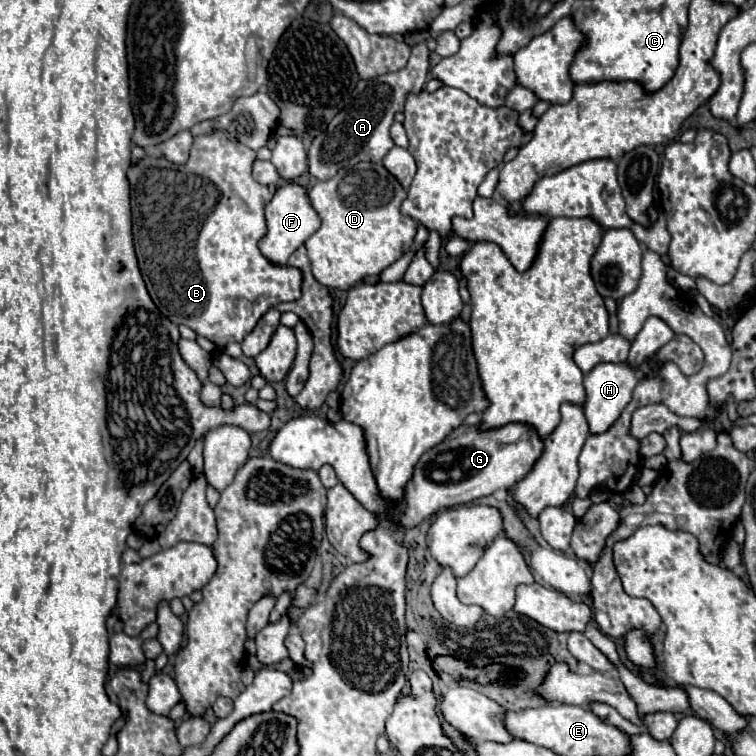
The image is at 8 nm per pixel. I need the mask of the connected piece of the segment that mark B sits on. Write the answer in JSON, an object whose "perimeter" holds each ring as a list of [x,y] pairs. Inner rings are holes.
{"perimeter":[[[217,129],[193,139],[185,165],[147,155],[127,171],[133,193],[131,213],[135,251],[153,303],[169,321],[191,327],[197,335],[207,337],[221,349],[231,341],[241,343],[271,307],[301,297],[303,273],[297,267],[275,265],[259,251],[259,241],[265,237],[267,229],[263,209],[273,195],[265,185],[253,179],[253,161],[253,149],[229,139],[225,131]]]}

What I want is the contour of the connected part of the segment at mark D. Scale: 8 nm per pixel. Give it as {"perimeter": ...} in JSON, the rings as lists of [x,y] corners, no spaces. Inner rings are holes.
{"perimeter":[[[357,163],[351,169],[341,169],[329,181],[315,183],[309,191],[309,199],[323,223],[305,241],[315,279],[329,289],[351,289],[365,277],[379,275],[385,267],[405,255],[411,249],[417,231],[417,223],[401,213],[401,203],[405,201],[405,197],[407,193],[401,183],[381,163]]]}

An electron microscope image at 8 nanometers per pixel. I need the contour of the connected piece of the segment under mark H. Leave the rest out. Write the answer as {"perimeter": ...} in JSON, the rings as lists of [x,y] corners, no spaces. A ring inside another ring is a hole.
{"perimeter":[[[627,361],[601,363],[591,373],[585,375],[585,391],[587,391],[587,395],[585,395],[583,409],[585,409],[585,417],[589,421],[589,431],[591,433],[603,433],[613,425],[613,421],[621,415],[625,405],[631,401],[631,393],[633,393],[637,383],[639,383],[637,371]]]}

